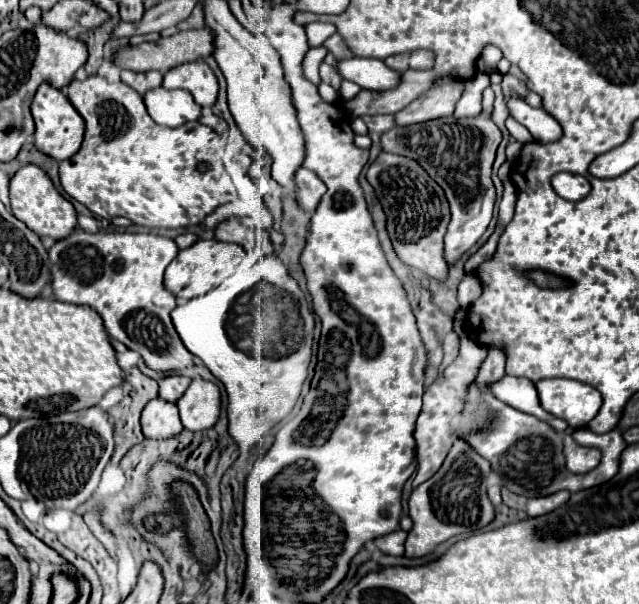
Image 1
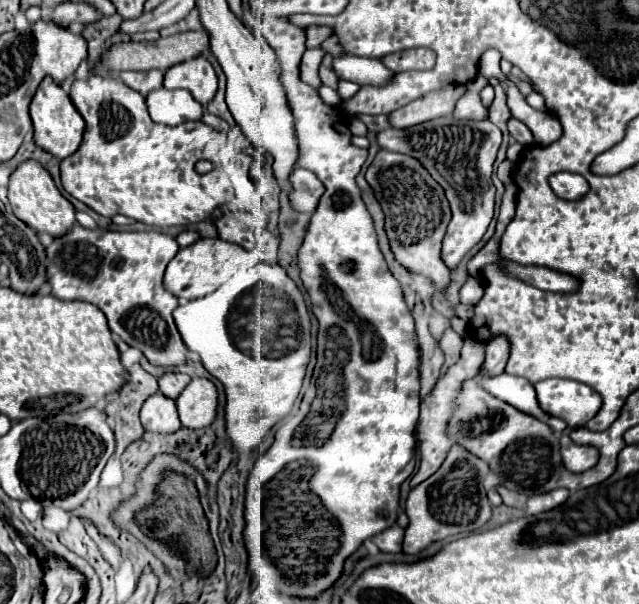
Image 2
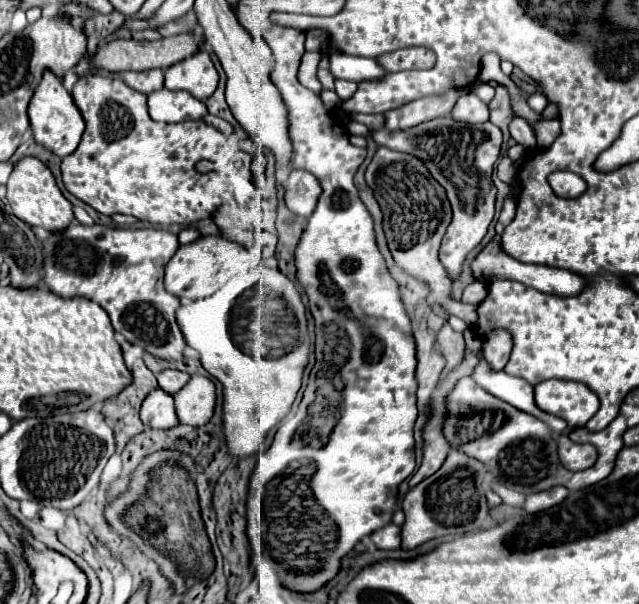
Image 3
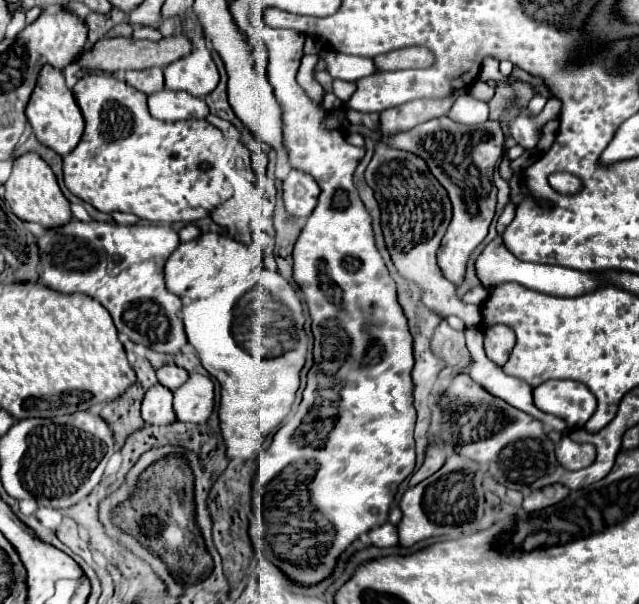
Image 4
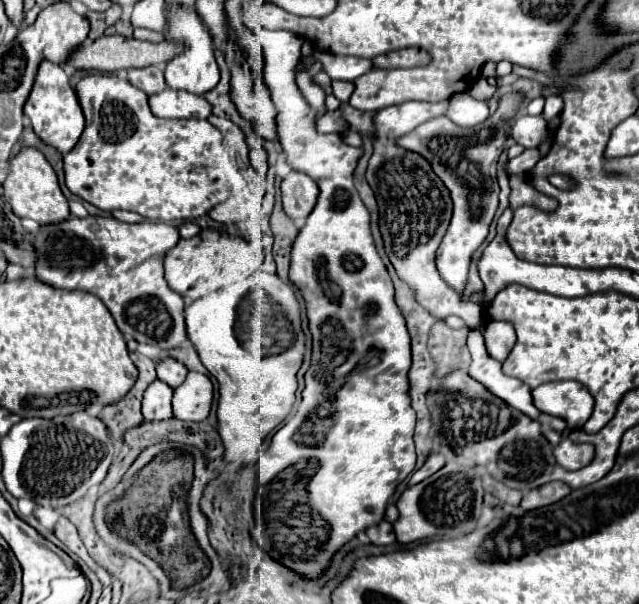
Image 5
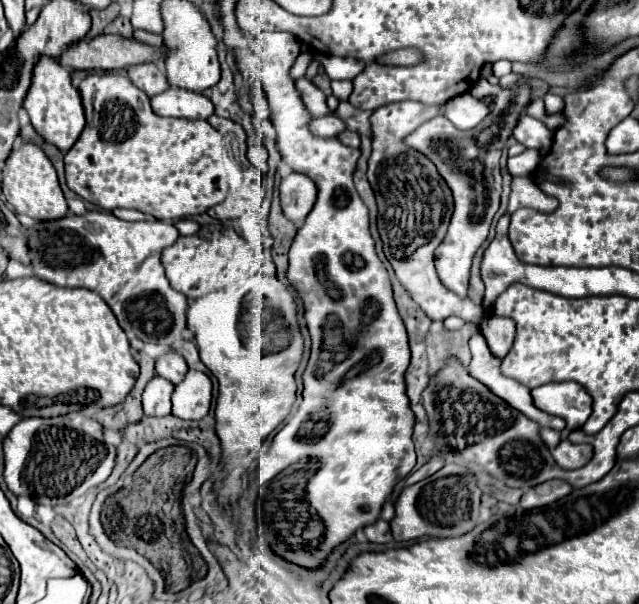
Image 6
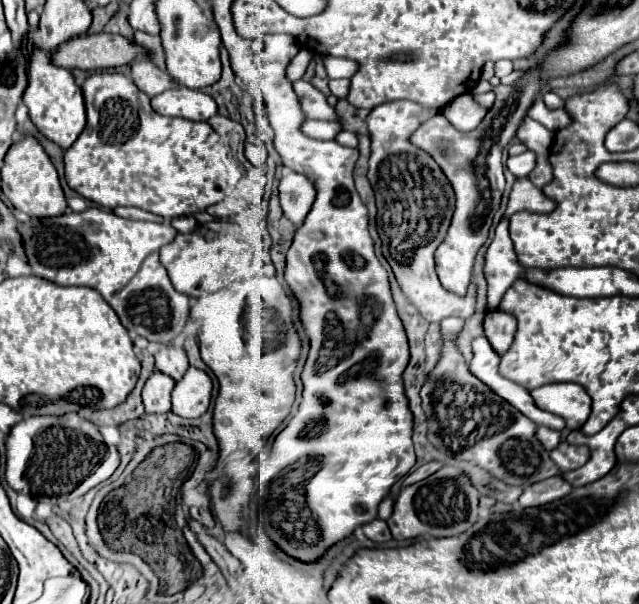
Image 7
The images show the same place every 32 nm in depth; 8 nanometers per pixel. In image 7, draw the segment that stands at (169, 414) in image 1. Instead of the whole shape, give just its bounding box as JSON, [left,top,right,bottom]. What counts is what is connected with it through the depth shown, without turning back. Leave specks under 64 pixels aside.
[142,370,176,412]

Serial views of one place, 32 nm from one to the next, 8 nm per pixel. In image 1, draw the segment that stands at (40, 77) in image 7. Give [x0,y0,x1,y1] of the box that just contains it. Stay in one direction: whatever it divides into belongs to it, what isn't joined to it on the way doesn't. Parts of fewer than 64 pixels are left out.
[32,82,84,162]

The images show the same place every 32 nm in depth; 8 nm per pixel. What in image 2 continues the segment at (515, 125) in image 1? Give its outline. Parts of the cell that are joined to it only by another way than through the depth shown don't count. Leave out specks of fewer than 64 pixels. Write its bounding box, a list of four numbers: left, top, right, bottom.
[508,118,536,146]

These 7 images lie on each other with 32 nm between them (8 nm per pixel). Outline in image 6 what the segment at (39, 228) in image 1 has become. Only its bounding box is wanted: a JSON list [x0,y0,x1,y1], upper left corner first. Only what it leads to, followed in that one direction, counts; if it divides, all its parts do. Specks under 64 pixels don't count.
[2,142,68,220]

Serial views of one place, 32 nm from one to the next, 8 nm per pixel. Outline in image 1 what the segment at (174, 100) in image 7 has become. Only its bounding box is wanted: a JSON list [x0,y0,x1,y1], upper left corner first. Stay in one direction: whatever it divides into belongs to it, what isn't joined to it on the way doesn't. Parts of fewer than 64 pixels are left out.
[144,88,202,128]

